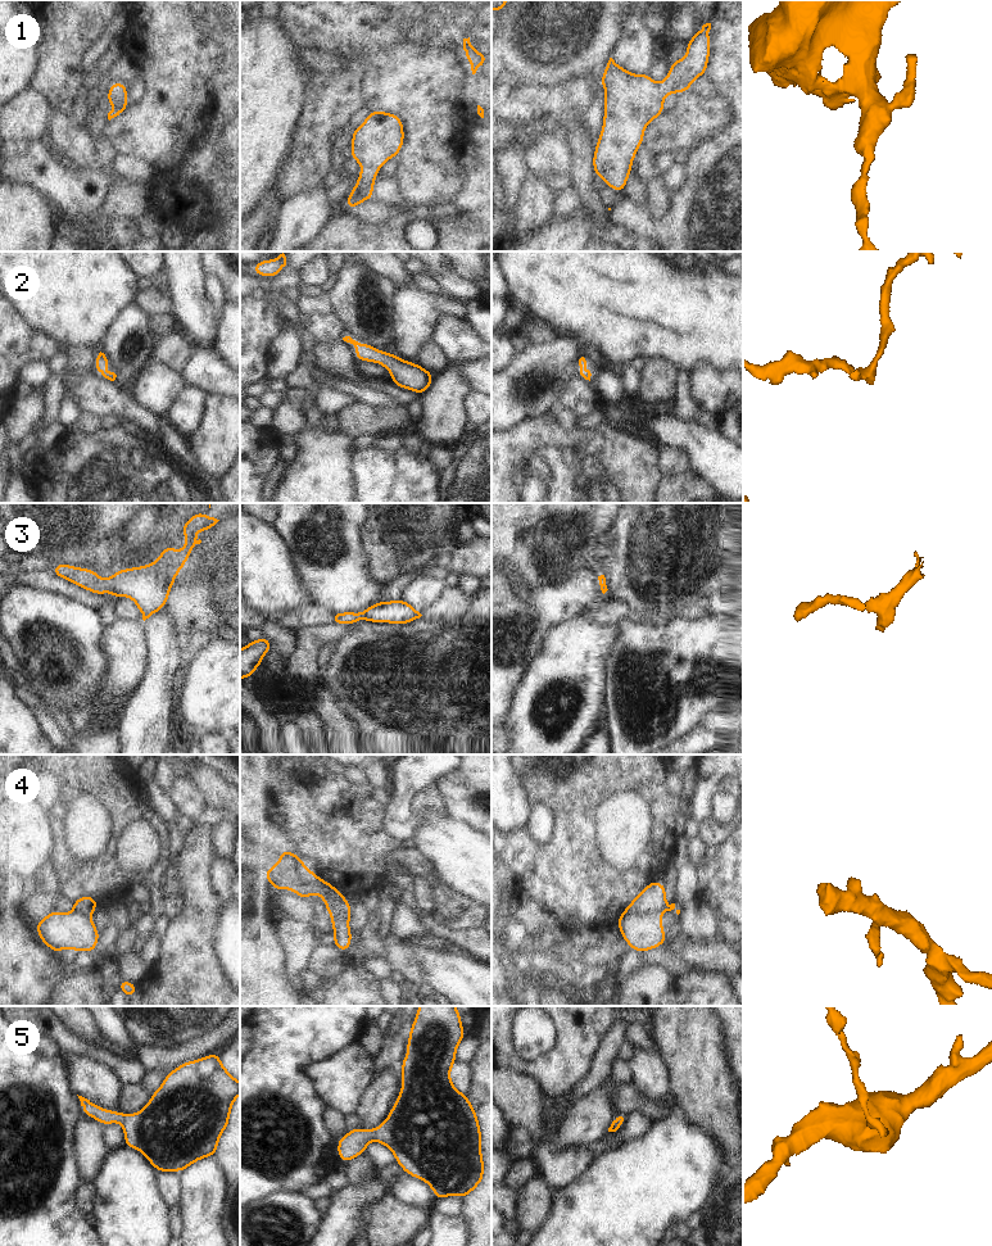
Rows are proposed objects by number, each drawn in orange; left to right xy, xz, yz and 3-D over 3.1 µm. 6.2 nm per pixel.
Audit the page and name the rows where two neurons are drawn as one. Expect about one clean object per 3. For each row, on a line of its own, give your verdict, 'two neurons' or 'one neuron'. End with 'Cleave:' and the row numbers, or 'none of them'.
1: one neuron
2: one neuron
3: one neuron
4: two neurons
5: one neuron
Cleave: 4

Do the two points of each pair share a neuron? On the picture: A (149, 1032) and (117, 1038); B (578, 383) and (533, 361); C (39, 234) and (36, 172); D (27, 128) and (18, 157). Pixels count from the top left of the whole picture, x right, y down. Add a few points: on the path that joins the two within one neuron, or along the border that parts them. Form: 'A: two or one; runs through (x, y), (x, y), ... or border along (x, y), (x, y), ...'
A: two; border along (123, 1019), (137, 1041)
B: two; border along (579, 372), (574, 374), (561, 388), (556, 406)
C: two; border along (13, 182), (31, 185), (39, 190), (58, 213)
D: two; border along (39, 139), (13, 143)

